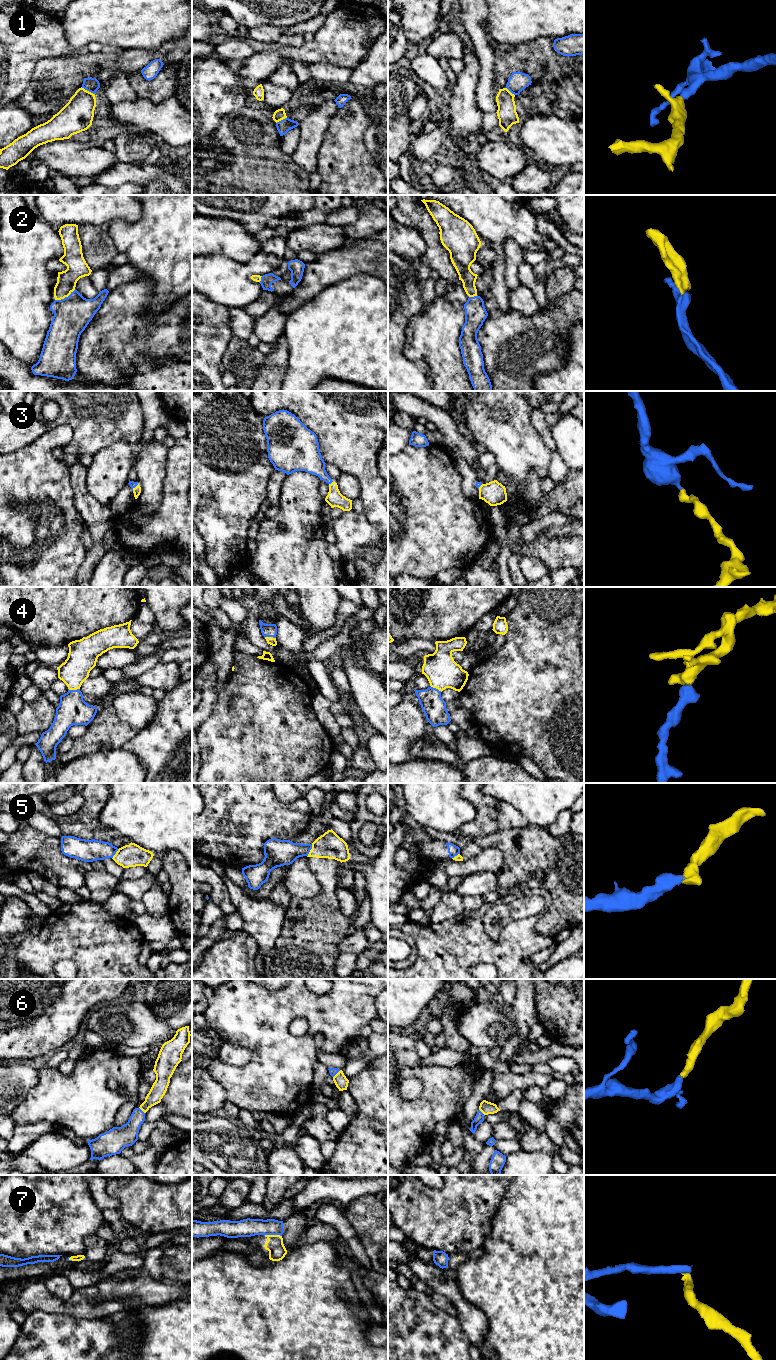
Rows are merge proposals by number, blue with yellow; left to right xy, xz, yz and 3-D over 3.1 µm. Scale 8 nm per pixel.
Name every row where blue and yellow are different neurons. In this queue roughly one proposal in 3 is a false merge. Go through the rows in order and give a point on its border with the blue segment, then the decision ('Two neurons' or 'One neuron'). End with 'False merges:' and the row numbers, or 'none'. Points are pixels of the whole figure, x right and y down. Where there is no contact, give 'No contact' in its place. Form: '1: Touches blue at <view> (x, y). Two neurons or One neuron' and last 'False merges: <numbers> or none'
1: Touches blue at xy (88, 90). One neuron
2: Touches blue at xy (65, 297). One neuron
3: Touches blue at xz (330, 483). One neuron
4: Touches blue at yz (435, 688). One neuron
5: Touches blue at xz (309, 851). Two neurons
6: Touches blue at xz (336, 1073). One neuron
7: Touches blue at xz (273, 1234). Two neurons
False merges: 5, 7

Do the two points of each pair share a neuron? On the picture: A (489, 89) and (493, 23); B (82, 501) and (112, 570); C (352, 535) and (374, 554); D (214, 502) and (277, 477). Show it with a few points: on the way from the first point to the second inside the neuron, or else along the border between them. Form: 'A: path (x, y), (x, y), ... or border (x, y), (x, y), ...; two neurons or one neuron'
A: border (487, 15), (485, 30), (489, 38); two neurons
B: border (107, 551), (92, 573); two neurons
C: path (357, 540), (369, 552); one neuron
D: border (275, 470), (268, 481), (266, 498); two neurons

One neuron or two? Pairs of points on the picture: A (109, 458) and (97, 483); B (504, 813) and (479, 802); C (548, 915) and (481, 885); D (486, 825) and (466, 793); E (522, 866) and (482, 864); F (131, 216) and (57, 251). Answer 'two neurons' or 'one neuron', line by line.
A: one neuron
B: two neurons
C: two neurons
D: one neuron
E: two neurons
F: two neurons

